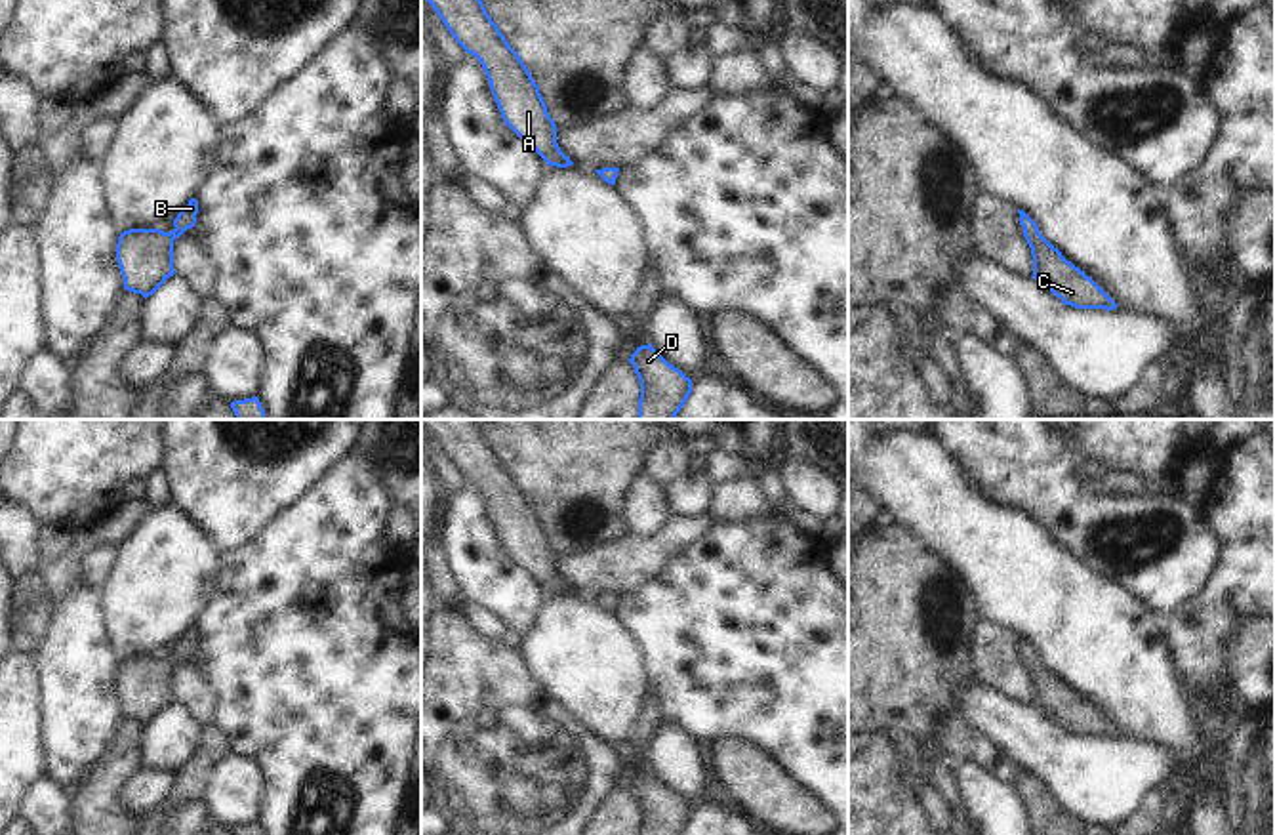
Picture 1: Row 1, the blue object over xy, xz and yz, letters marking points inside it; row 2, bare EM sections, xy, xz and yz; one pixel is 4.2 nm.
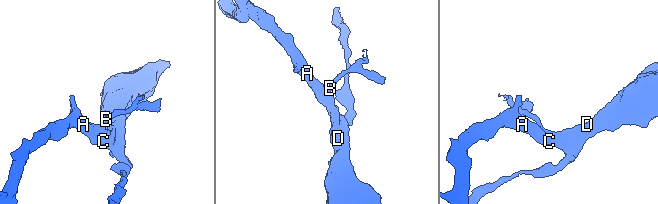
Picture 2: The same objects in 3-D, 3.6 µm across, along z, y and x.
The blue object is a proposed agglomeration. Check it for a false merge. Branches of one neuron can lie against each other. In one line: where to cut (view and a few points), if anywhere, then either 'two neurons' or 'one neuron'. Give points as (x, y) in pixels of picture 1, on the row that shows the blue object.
cut none; one neuron

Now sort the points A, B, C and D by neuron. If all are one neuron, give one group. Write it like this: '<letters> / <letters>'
A B C D

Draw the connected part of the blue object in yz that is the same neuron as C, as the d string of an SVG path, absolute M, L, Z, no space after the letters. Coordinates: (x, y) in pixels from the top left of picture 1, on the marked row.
M1023 212L1020 214L1020 225L1033 255L1033 276L1063 305L1075 309L1117 309L1117 303L1090 278L1067 261L1058 248L1054 248L1041 233L1037 223Z

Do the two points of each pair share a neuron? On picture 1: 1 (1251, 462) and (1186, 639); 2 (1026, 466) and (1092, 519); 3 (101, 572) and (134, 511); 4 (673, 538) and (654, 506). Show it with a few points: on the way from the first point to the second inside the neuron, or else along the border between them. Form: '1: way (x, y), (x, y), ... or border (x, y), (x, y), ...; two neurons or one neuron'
1: way (1251, 506), (1243, 570), (1222, 597); one neuron
2: way (1043, 483), (1075, 515); one neuron
3: border (119, 548), (96, 548), (82, 561); two neurons
4: border (669, 513), (652, 532), (627, 534); two neurons

